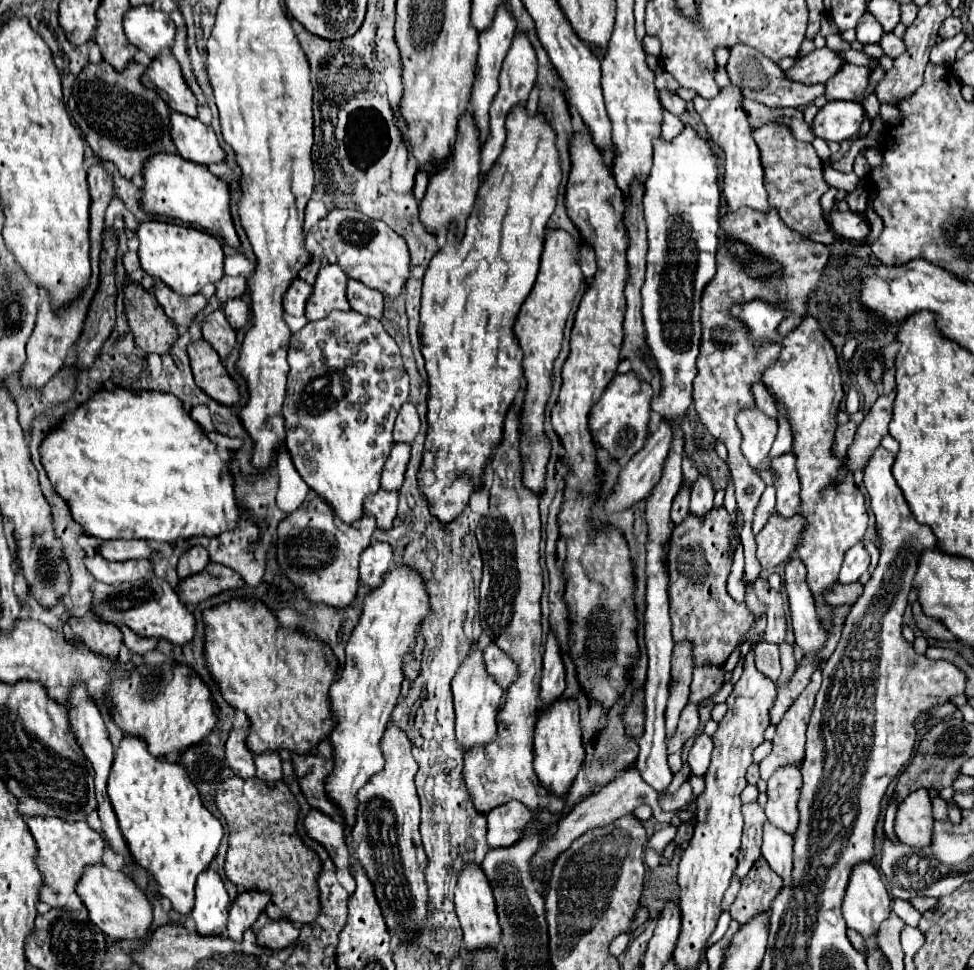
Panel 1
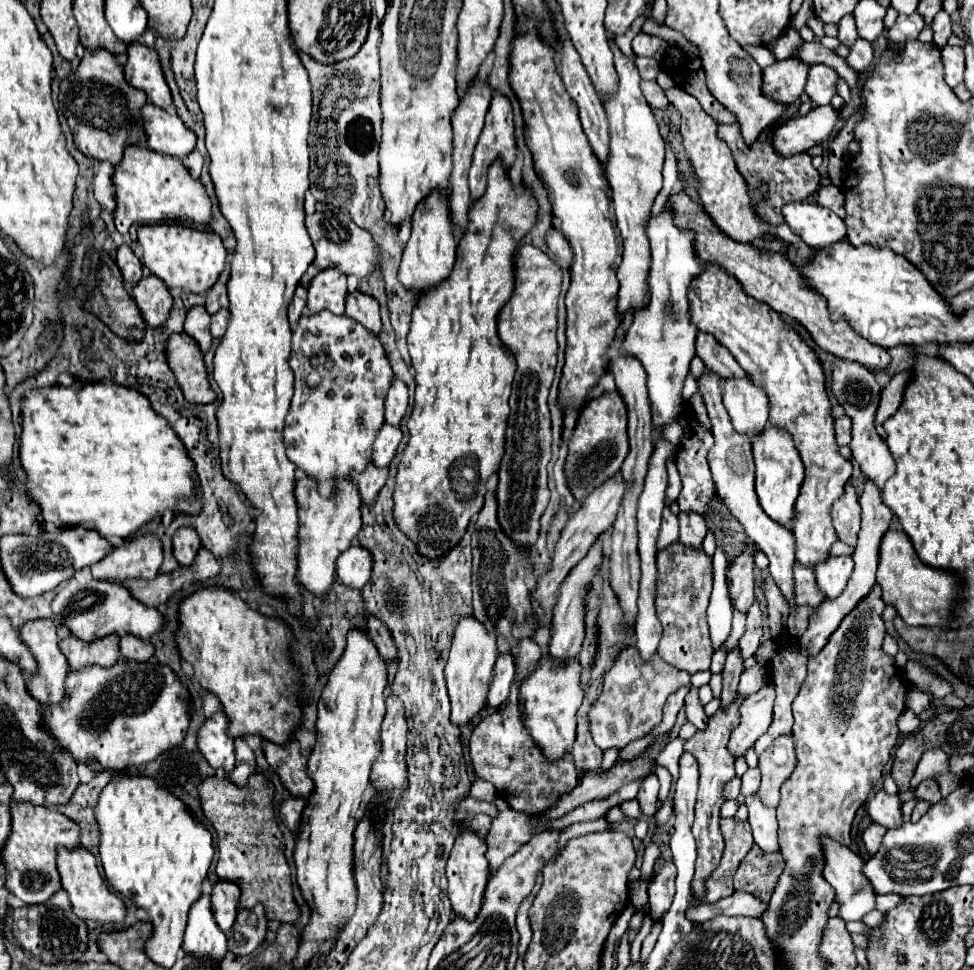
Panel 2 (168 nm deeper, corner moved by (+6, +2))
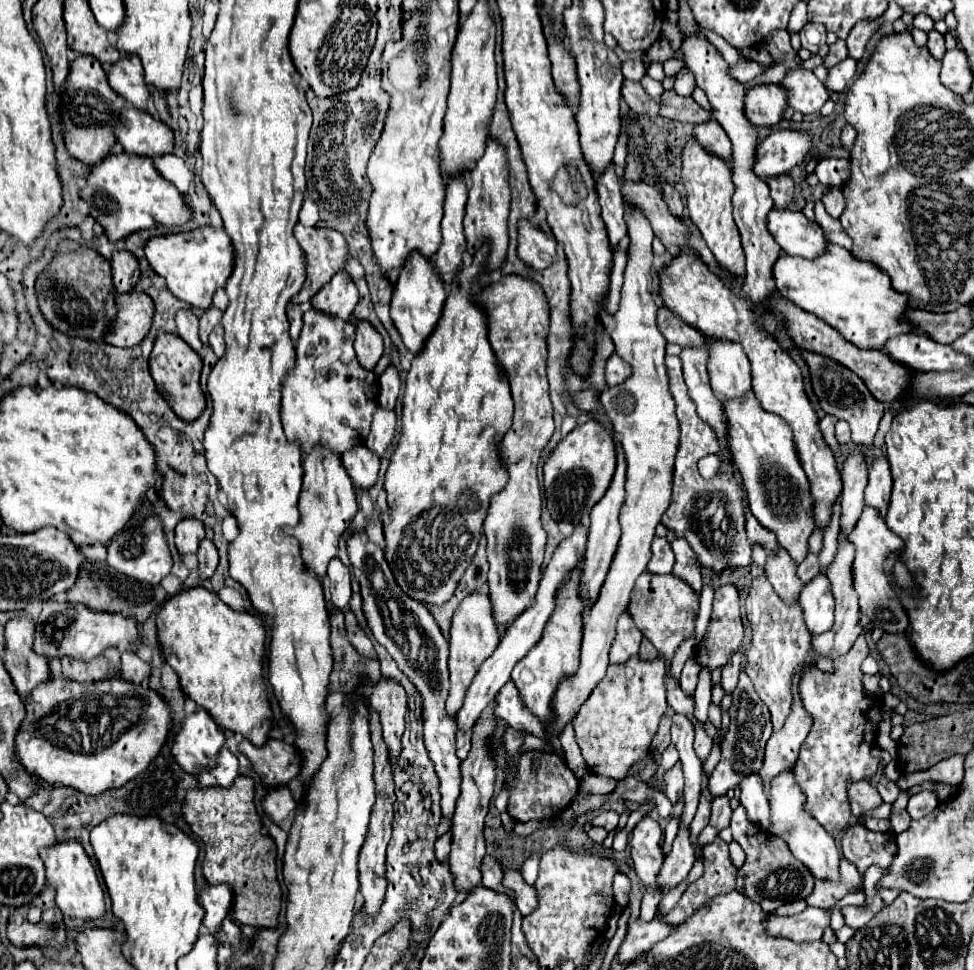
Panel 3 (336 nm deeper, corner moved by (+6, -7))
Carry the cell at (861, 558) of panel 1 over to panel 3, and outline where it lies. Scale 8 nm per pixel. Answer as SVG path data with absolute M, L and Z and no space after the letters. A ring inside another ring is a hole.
M817 575L801 589L799 605L803 609L803 621L809 633L819 635L825 633L833 625L833 593L829 589L829 581L825 575Z

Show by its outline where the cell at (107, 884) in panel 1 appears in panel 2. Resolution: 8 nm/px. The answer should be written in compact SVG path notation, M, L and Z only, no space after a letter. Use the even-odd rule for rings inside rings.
M79 846L77 850L65 850L61 848L59 852L59 874L61 874L61 886L69 894L69 900L73 904L73 912L83 918L83 920L95 920L95 922L113 922L121 924L127 916L127 908L123 900L107 886L105 878L97 870L97 860L95 856Z

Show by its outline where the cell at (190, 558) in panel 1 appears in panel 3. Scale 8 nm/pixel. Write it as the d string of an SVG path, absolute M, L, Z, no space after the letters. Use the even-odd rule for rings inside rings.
M187 517L187 519L177 523L177 527L175 527L175 545L183 555L195 553L203 539L205 539L205 527L199 519Z

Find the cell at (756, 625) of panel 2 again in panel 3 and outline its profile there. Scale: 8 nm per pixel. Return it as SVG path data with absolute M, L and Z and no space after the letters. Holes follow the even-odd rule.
M735 653L731 659L729 659L729 665L723 667L723 673L721 673L721 687L727 693L733 693L733 689L737 687L737 679L739 679L739 673L741 673L741 653Z

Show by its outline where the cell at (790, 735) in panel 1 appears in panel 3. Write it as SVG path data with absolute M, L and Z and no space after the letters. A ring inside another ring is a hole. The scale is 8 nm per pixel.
M761 575L751 581L749 595L745 599L747 609L747 621L753 629L751 645L745 653L745 673L755 685L757 695L771 711L773 729L781 729L785 723L789 709L791 709L791 677L793 671L799 667L799 663L809 655L809 641L811 635L805 629L805 623L801 623L801 607L799 605L787 605L769 585L769 581Z

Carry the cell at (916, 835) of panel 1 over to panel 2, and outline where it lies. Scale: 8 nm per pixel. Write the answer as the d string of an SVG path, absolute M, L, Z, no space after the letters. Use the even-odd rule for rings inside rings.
M879 790L867 802L867 810L869 810L873 822L881 824L887 830L903 824L903 812L901 812L901 798L899 796L889 796L883 790Z

